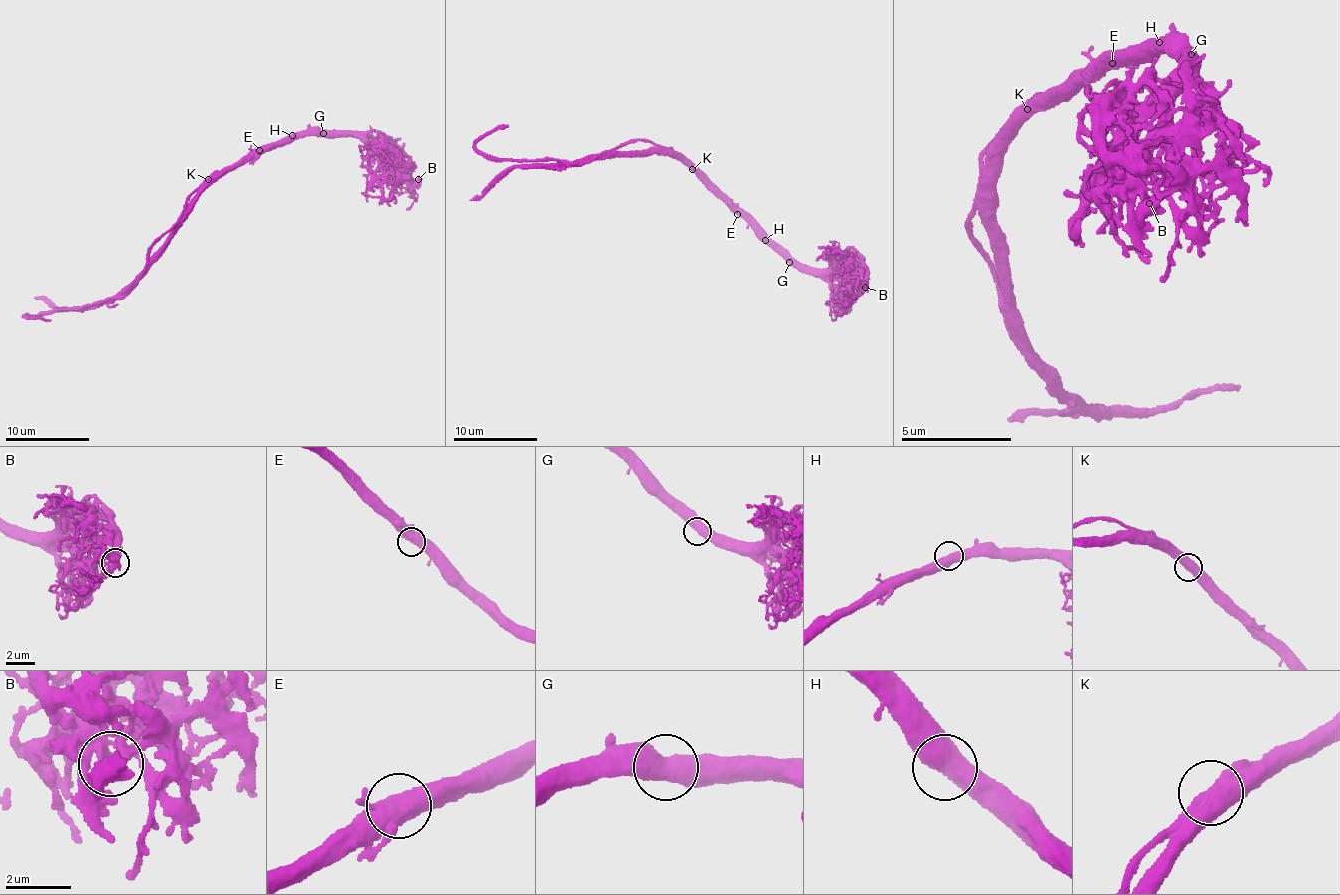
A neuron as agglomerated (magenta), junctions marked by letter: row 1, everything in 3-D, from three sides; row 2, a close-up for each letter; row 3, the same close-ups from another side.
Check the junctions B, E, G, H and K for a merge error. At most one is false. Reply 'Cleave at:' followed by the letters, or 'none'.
Cleave at: none

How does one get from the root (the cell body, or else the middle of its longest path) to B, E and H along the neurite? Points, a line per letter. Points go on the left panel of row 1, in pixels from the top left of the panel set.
B: (203, 190), (219, 176), (252, 161), (263, 152), (305, 135), (364, 136), (418, 179)
E: (203, 190), (259, 150)
H: (203, 190), (226, 171), (264, 150), (273, 149), (292, 135)

